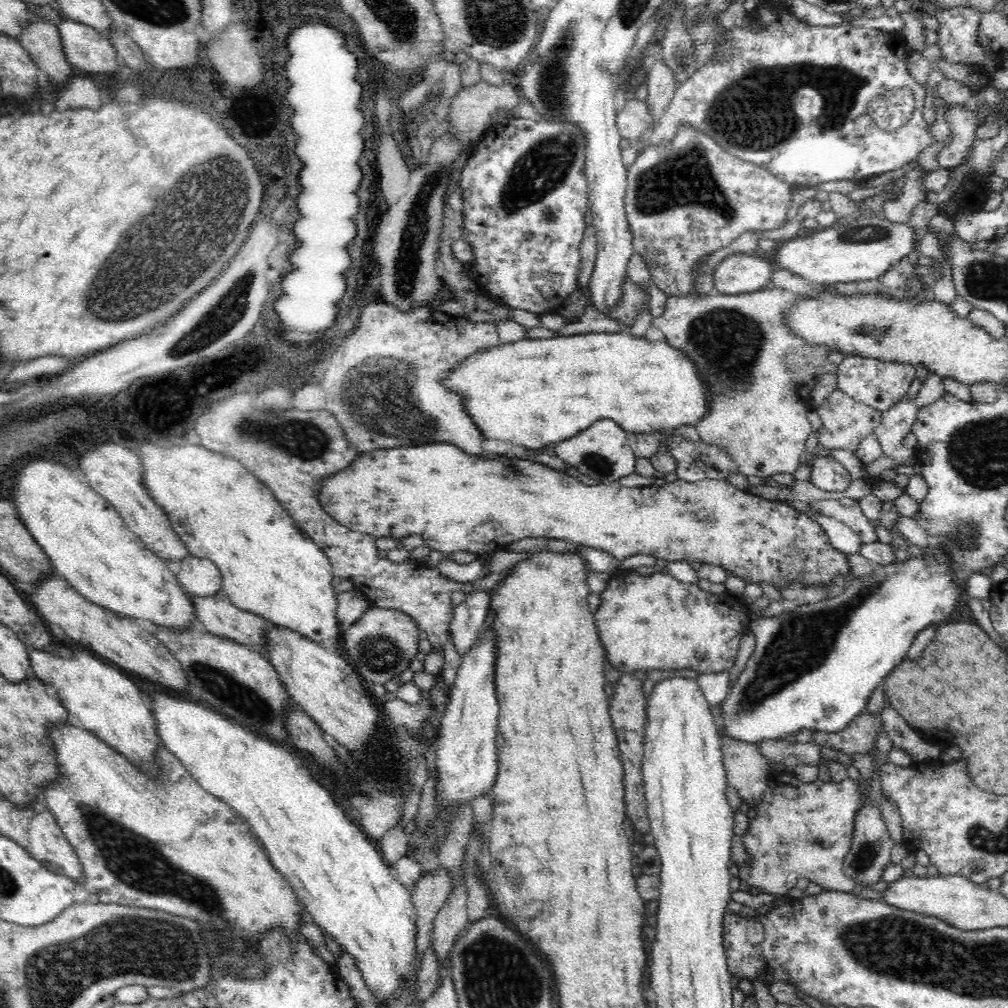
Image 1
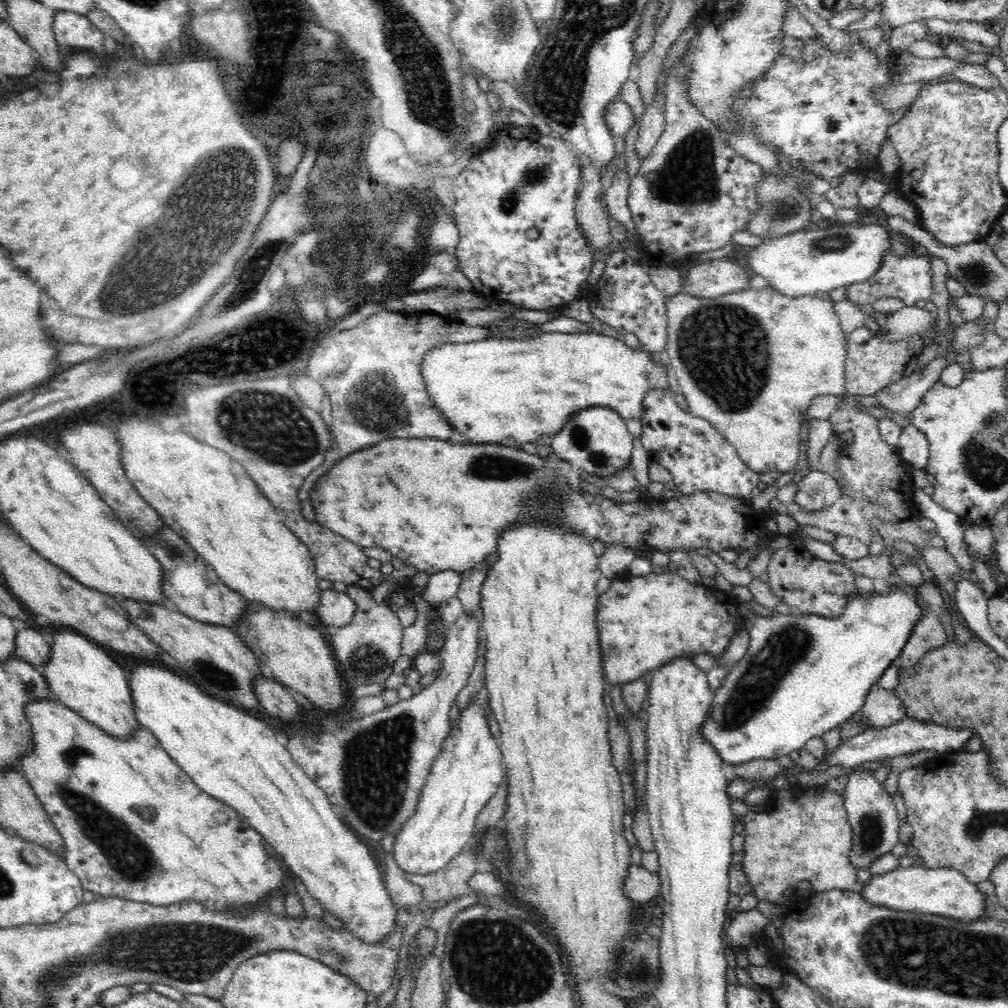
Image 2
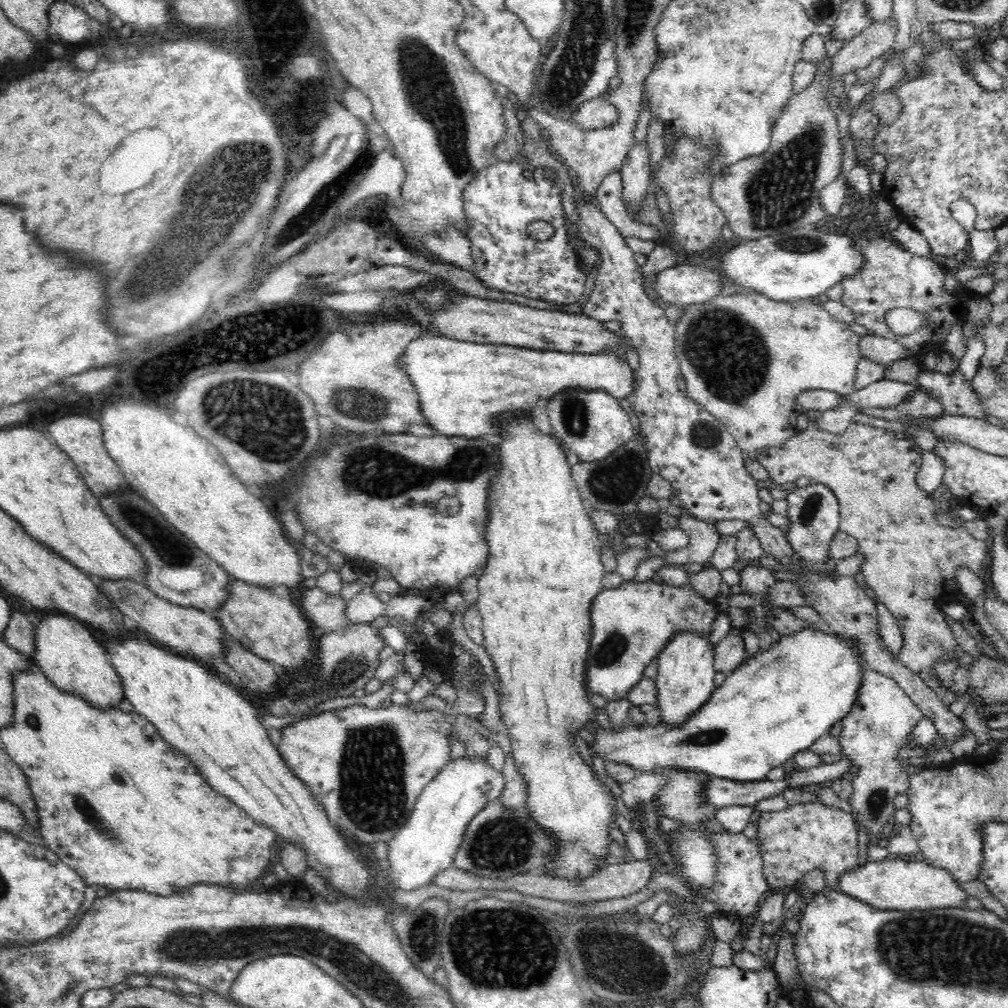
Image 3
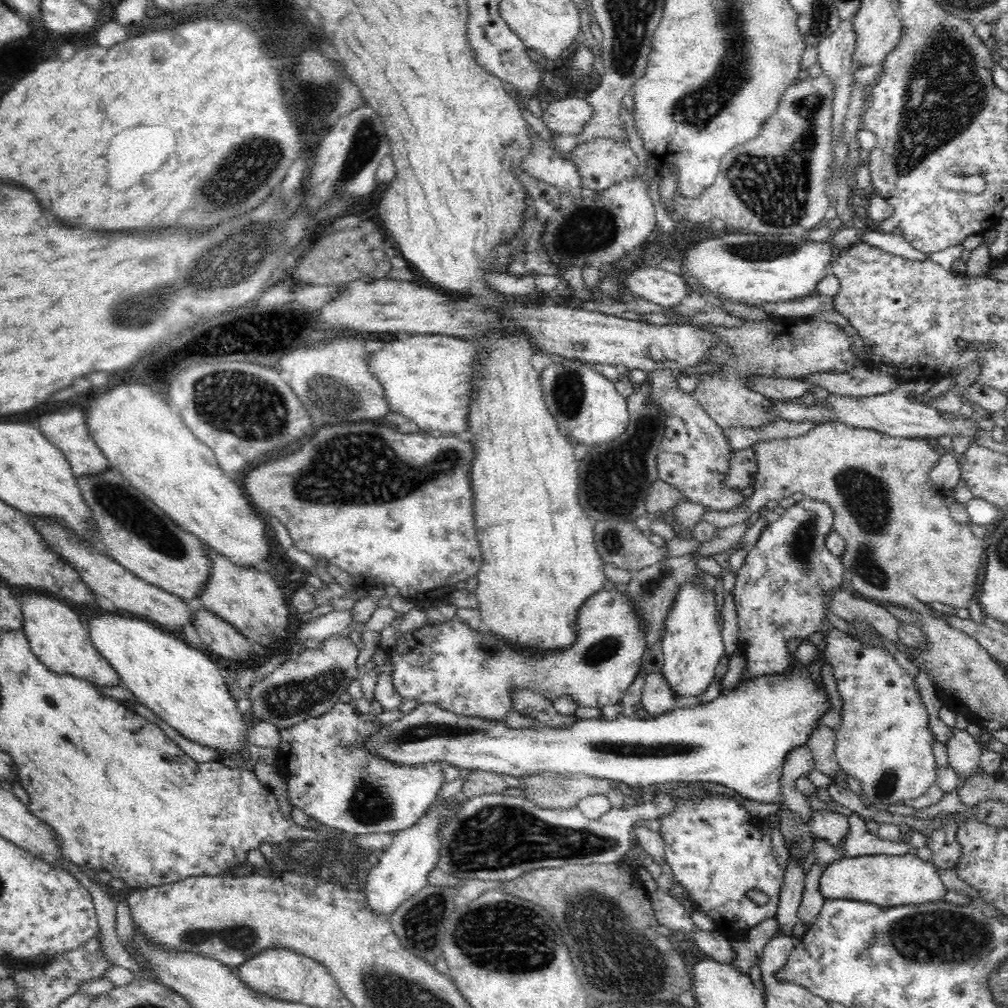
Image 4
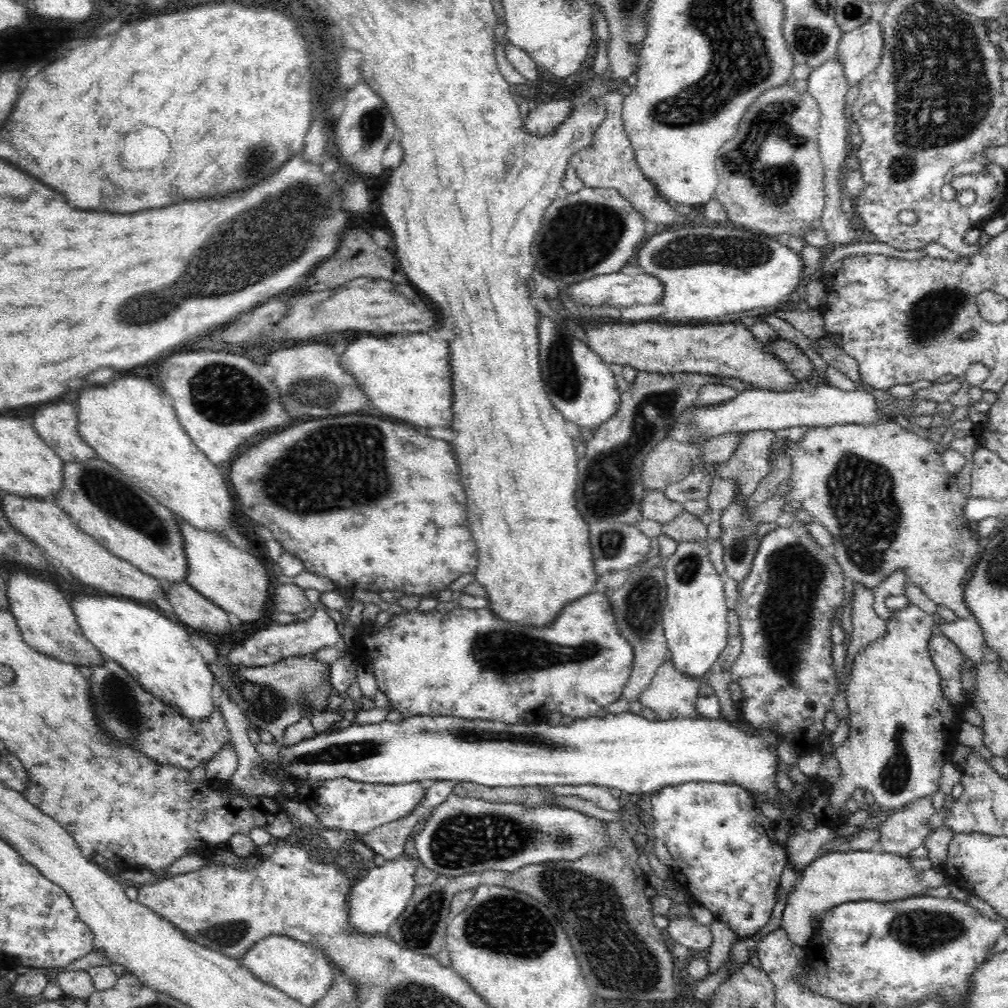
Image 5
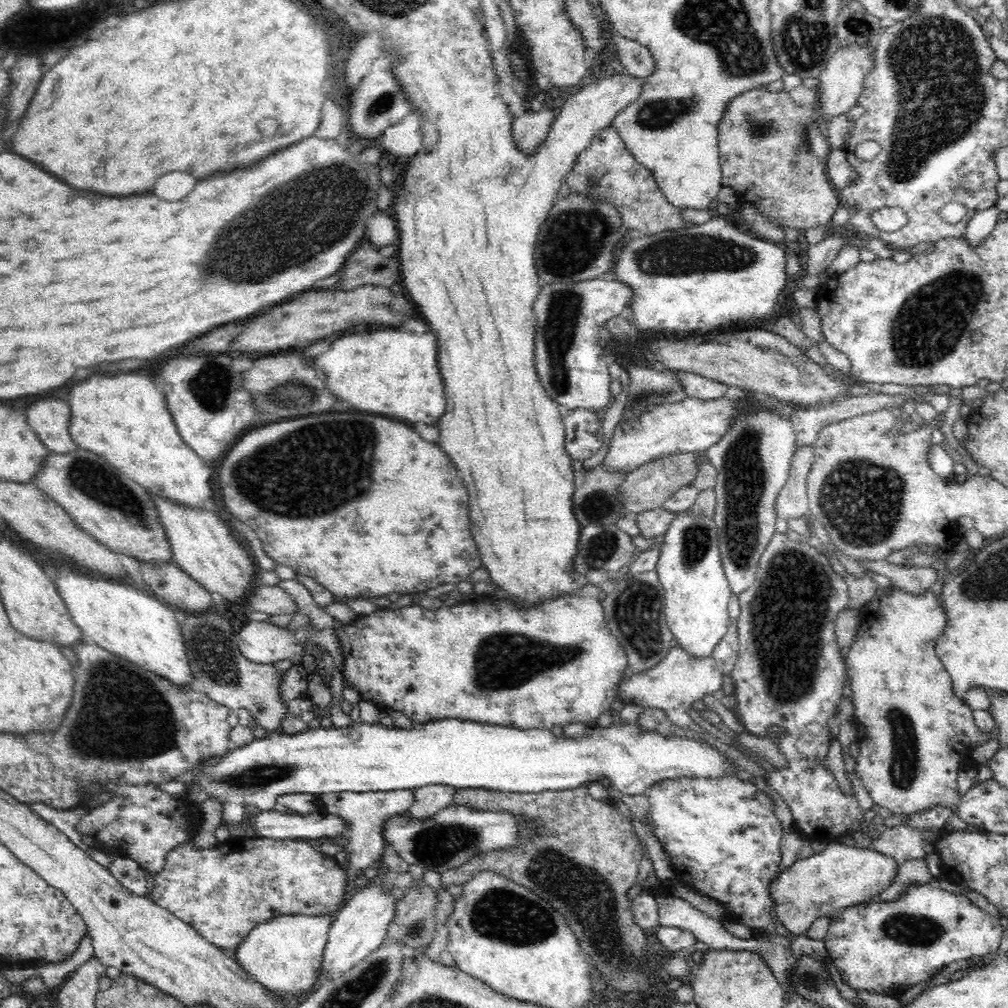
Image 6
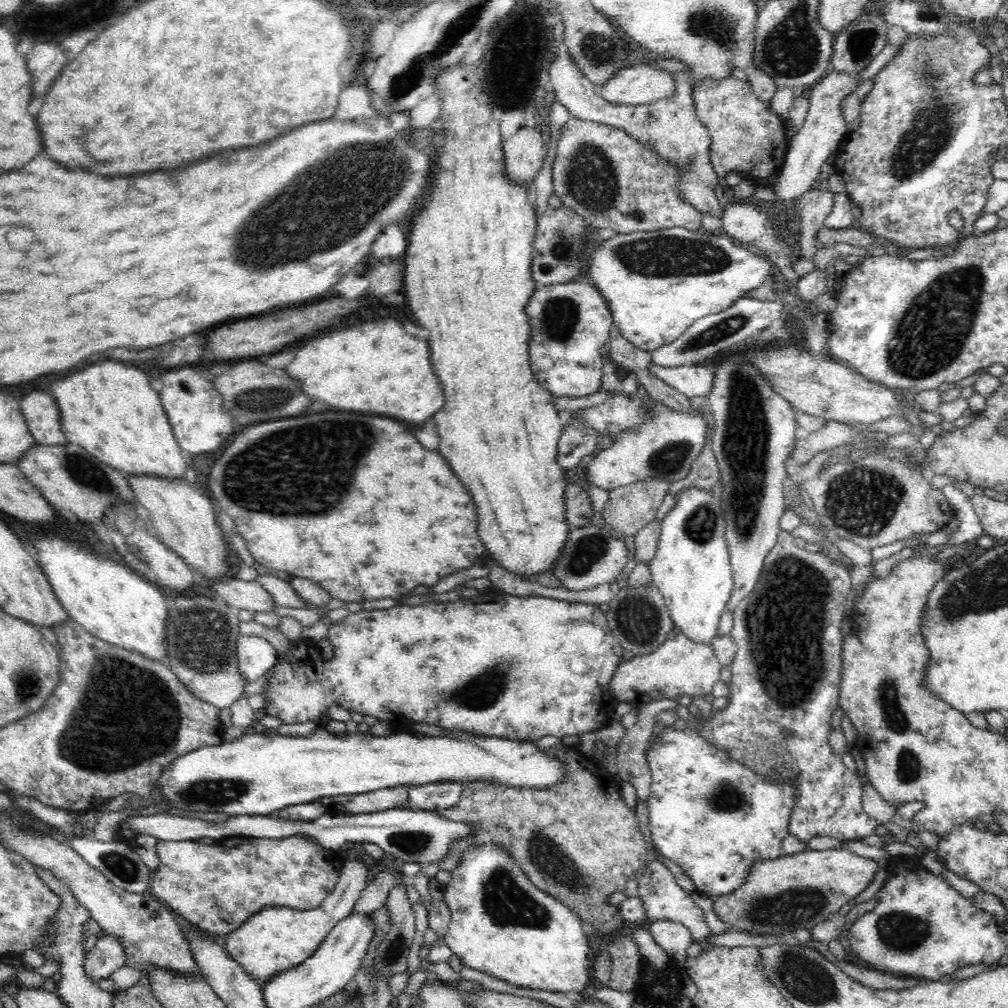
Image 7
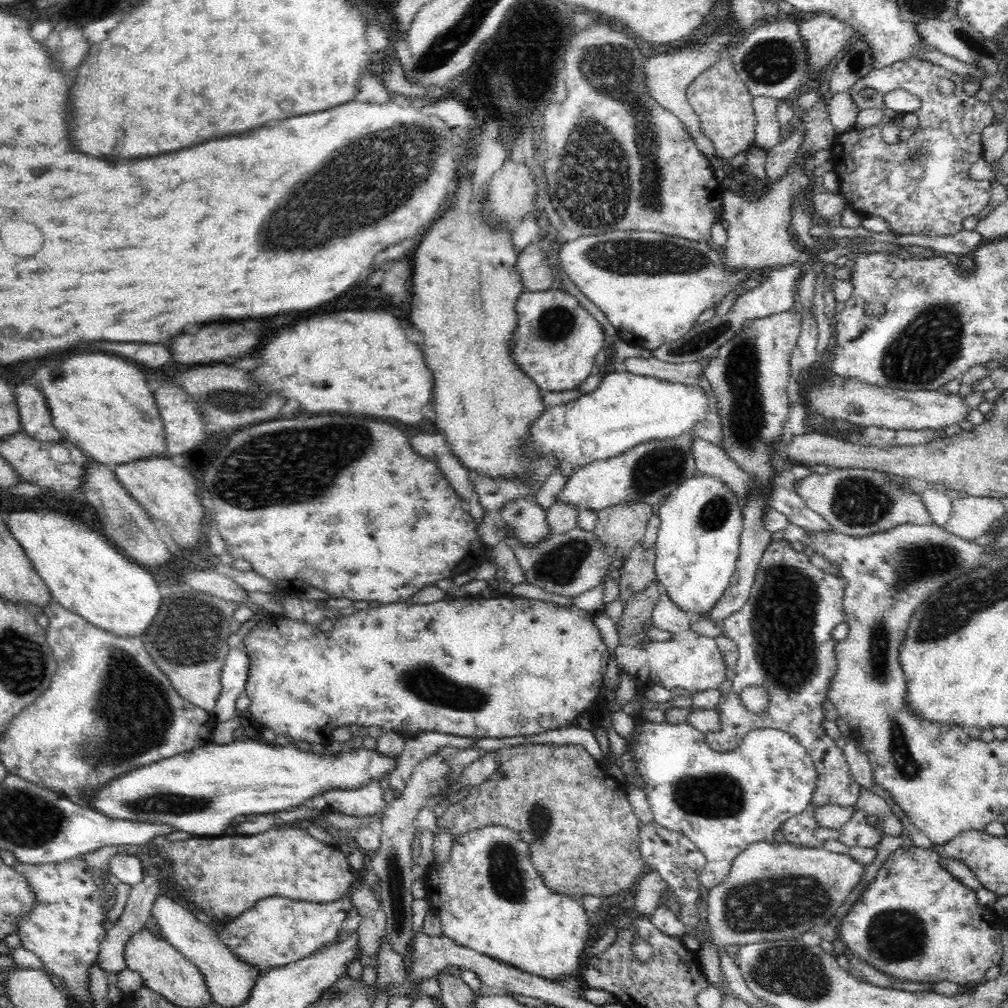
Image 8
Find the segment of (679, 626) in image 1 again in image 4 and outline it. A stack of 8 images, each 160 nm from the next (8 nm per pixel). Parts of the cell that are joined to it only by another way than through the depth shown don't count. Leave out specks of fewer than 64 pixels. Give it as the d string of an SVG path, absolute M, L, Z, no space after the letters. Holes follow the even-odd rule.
M602 589L591 595L579 608L576 619L577 635L571 647L536 651L510 645L492 631L476 631L461 620L458 615L440 624L428 624L405 632L397 638L395 646L387 652L387 660L392 664L392 683L403 700L416 700L417 704L437 704L454 714L504 720L512 712L512 694L523 689L538 692L548 700L555 701L560 696L570 696L577 706L598 711L608 704L619 704L625 692L634 684L641 669L642 656L647 646L641 620L631 606L629 596L620 590Z

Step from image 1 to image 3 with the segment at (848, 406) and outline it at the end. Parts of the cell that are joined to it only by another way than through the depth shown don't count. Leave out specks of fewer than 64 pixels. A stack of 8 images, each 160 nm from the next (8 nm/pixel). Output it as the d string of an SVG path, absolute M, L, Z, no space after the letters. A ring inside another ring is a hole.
M853 423L844 434L833 434L826 430L810 427L797 432L792 439L786 440L782 448L760 448L757 462L770 475L770 483L783 485L796 483L799 478L809 478L811 483L826 485L839 500L839 530L858 541L858 556L864 558L860 572L864 574L865 586L890 612L899 619L904 642L896 657L905 667L919 674L922 681L932 689L942 704L950 706L959 700L952 689L943 686L934 673L932 666L936 662L948 662L957 658L961 650L952 628L946 623L941 606L955 601L959 591L956 581L956 570L968 568L978 576L982 576L982 564L988 554L986 541L976 540L968 530L942 526L934 515L934 498L916 483L916 476L923 462L923 452L912 440L898 440L894 432L874 428L868 424Z

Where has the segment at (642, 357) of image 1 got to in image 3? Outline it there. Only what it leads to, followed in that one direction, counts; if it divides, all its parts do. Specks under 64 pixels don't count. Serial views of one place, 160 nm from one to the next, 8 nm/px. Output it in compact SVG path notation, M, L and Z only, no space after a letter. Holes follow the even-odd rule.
M444 335L411 340L401 364L416 387L426 423L440 435L465 438L500 434L498 422L512 419L512 412L532 412L540 398L548 401L569 388L602 389L620 401L632 398L630 392L635 382L635 372L615 352L580 354L532 350L456 340Z

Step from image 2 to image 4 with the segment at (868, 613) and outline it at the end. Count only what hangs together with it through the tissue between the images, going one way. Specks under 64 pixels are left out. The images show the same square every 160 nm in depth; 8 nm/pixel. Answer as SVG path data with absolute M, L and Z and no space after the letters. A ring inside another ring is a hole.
M804 640L798 647L797 651L792 655L792 665L794 668L788 672L788 674L782 674L782 676L761 676L760 679L745 683L738 684L734 689L730 691L721 692L720 696L712 702L704 702L694 708L674 708L664 712L664 714L653 716L651 719L636 719L634 716L626 716L619 714L616 720L608 720L600 718L598 715L593 715L589 719L579 719L568 727L543 727L539 730L532 729L532 727L525 728L512 728L508 727L504 723L498 723L498 721L490 721L488 719L482 719L480 717L471 717L454 714L449 710L444 710L437 704L420 704L413 711L404 715L399 720L390 722L390 724L384 725L379 731L372 733L365 738L363 746L374 756L381 756L384 760L395 762L399 766L418 766L418 764L428 764L428 762L439 762L446 765L451 764L457 766L459 770L481 770L482 772L493 772L494 774L507 774L508 776L532 776L532 774L539 774L544 772L550 772L552 775L570 775L570 774L583 774L584 776L593 776L594 778L605 778L606 780L613 780L614 782L622 782L626 786L640 786L640 788L652 787L654 784L662 784L662 782L680 782L685 780L686 782L716 782L723 784L728 788L732 788L740 793L740 796L748 800L754 800L754 802L760 802L760 804L770 804L770 802L776 802L779 804L779 808L785 808L784 797L780 793L780 778L783 772L783 764L788 756L788 753L796 747L804 746L807 744L808 737L812 734L812 731L820 723L821 716L830 708L830 701L826 697L826 686L824 684L818 684L810 679L810 676L800 671L802 664L809 664L812 660L817 658L818 649L816 645L809 640Z

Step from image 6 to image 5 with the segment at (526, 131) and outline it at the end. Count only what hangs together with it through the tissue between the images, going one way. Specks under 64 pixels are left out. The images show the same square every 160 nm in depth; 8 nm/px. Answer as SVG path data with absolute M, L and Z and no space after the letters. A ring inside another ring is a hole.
M560 99L531 108L527 116L523 118L526 130L530 134L546 136L567 119L574 106L572 103L570 100Z

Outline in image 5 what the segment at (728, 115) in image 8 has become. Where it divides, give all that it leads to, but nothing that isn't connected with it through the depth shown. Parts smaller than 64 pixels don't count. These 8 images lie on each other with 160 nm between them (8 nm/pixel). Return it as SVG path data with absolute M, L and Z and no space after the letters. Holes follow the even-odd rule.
M782 85L779 87L769 88L756 100L750 104L747 111L744 112L742 120L740 120L736 134L720 147L716 157L716 168L718 173L718 186L714 190L714 199L721 203L727 212L728 224L748 230L751 232L759 232L760 234L778 237L784 239L786 234L800 235L804 229L810 227L814 220L819 220L825 210L827 204L826 191L824 191L824 167L822 167L822 159L819 153L819 130L820 130L821 110L817 101L811 98L809 92L804 85L790 86Z

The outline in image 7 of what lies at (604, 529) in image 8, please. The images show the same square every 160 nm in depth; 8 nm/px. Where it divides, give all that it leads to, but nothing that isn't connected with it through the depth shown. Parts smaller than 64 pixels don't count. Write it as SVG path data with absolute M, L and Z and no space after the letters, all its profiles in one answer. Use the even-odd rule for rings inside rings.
M649 479L614 488L603 508L606 526L622 538L635 537L646 524L655 520L670 483Z

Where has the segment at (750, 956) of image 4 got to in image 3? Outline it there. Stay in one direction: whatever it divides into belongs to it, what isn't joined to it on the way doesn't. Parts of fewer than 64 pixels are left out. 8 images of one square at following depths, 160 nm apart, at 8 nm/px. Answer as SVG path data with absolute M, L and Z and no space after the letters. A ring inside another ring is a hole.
M812 799L806 803L792 803L784 810L778 812L763 812L755 816L758 827L756 839L760 840L762 851L762 865L764 865L764 877L768 880L769 891L764 904L760 906L758 920L762 924L770 924L774 920L783 917L782 910L785 898L776 892L777 888L792 888L805 874L815 868L821 868L826 877L826 888L838 891L840 876L848 869L853 869L860 858L860 846L858 846L858 830L850 813L835 807L828 806L819 800Z

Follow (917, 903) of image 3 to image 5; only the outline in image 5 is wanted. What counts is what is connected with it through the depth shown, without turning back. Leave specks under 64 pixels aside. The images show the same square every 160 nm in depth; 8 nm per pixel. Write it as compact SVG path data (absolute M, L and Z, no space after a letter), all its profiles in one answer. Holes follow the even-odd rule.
M879 851L825 852L801 872L802 882L788 894L781 927L798 951L808 946L815 932L813 919L848 902L874 900L880 903L926 896L926 891L945 885L943 870L916 872L907 857Z

